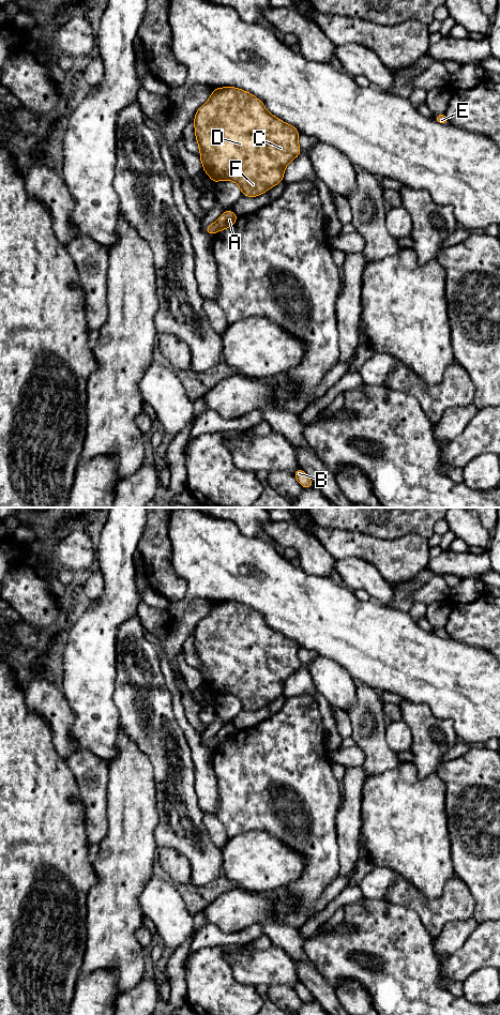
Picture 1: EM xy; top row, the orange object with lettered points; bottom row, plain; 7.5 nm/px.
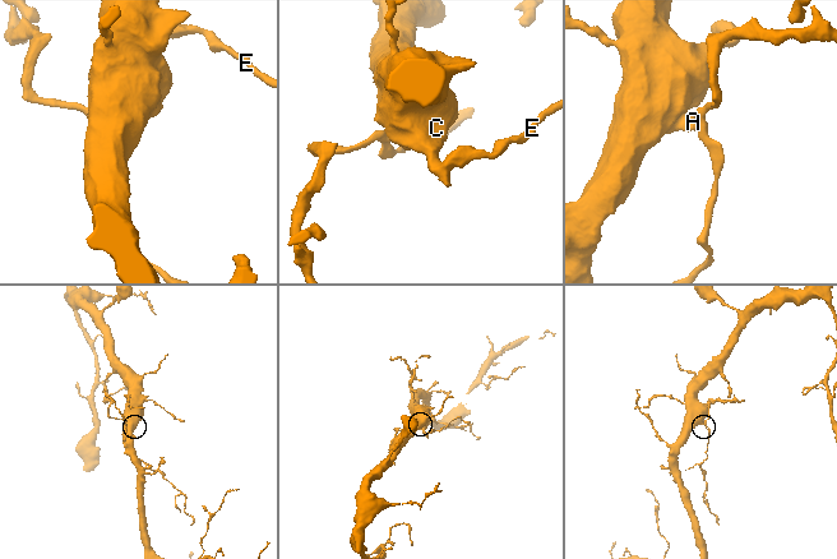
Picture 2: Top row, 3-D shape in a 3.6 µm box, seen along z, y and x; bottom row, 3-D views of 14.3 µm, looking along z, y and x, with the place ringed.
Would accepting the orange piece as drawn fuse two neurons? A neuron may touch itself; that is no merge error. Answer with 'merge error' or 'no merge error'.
merge error

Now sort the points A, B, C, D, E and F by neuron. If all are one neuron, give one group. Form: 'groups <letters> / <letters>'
groups A C D E F / B

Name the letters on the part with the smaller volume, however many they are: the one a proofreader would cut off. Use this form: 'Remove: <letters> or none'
Remove: B

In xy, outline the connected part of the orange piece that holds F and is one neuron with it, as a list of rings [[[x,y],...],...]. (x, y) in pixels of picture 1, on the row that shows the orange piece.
[[[236,87],[215,88],[209,101],[197,110],[194,124],[204,172],[213,184],[222,180],[233,181],[243,196],[259,196],[283,182],[286,166],[302,152],[298,145],[299,130],[271,116],[259,99]]]

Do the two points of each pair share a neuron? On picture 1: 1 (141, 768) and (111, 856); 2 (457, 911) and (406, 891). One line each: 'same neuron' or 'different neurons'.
1: same neuron
2: same neuron

